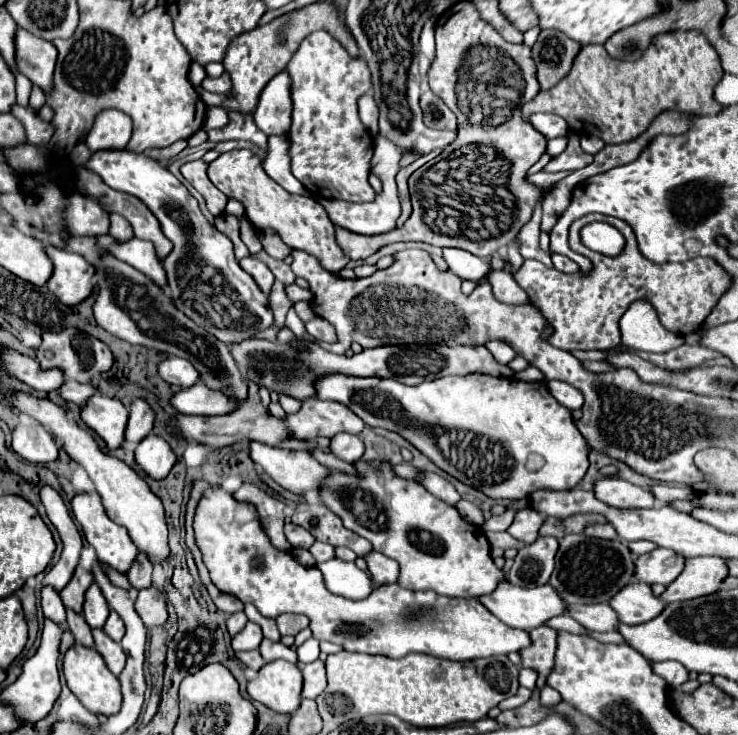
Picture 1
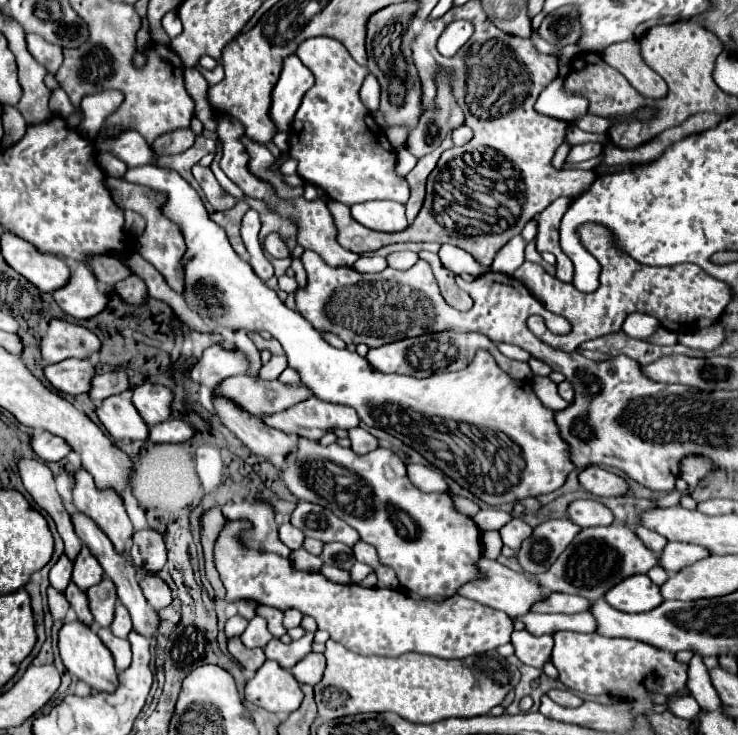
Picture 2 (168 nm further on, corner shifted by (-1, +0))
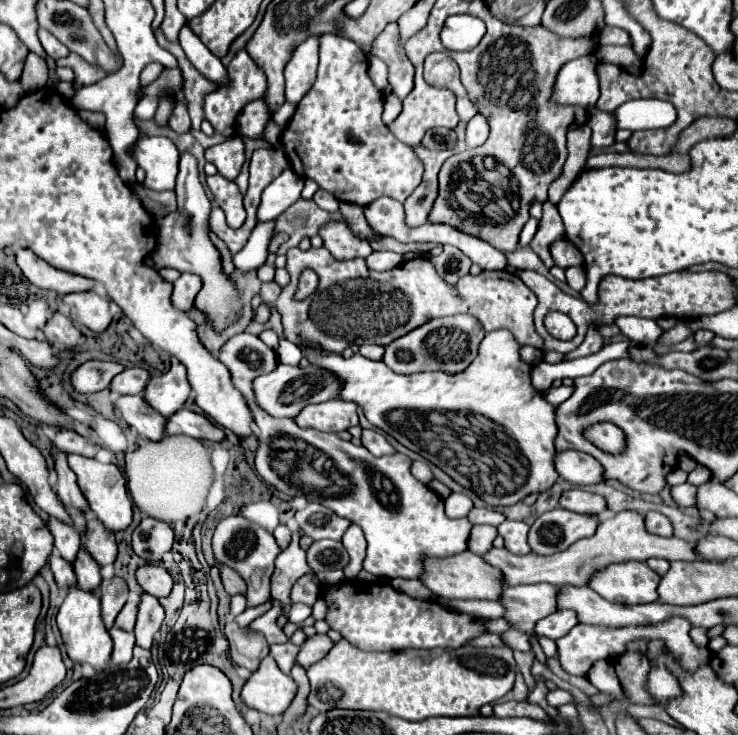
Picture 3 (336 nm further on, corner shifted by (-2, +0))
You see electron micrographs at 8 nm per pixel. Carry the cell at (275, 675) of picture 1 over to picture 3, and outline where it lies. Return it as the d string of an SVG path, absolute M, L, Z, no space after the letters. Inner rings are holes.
M268 655L242 687L242 701L262 713L282 715L296 695L296 681L282 673Z

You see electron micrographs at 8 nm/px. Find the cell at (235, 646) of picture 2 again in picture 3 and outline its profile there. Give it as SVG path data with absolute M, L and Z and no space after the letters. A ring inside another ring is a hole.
M232 619L226 623L224 633L230 641L230 655L232 655L233 663L238 663L237 667L242 665L252 674L266 655L264 635L260 635L256 631L250 631L248 627L242 629Z

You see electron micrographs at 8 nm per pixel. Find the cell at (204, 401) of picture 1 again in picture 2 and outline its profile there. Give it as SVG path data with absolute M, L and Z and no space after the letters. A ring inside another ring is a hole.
M247 375L227 377L223 385L215 389L221 397L231 397L231 401L239 401L247 413L255 413L255 417L271 415L277 411L283 411L311 395L311 391L305 385L289 387L275 381L263 381L263 379L251 379Z

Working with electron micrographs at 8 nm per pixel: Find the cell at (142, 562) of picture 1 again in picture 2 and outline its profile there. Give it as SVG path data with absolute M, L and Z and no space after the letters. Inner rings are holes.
M143 529L133 533L133 545L129 555L133 565L147 573L159 573L167 561L165 543L161 535L153 529Z

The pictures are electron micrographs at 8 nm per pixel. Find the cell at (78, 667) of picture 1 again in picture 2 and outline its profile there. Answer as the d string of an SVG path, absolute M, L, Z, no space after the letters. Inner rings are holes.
M79 621L65 623L59 631L59 653L65 669L79 681L85 681L93 693L113 693L113 689L119 687L117 669L113 665L111 651L107 651L107 647L101 643L95 629L89 629Z

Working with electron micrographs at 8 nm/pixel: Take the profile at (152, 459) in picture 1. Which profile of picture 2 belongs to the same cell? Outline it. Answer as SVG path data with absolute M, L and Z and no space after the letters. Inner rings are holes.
M169 419L169 421L163 421L163 423L149 429L149 441L155 441L155 443L183 443L193 433L195 433L195 429L191 425L187 425L185 421Z

